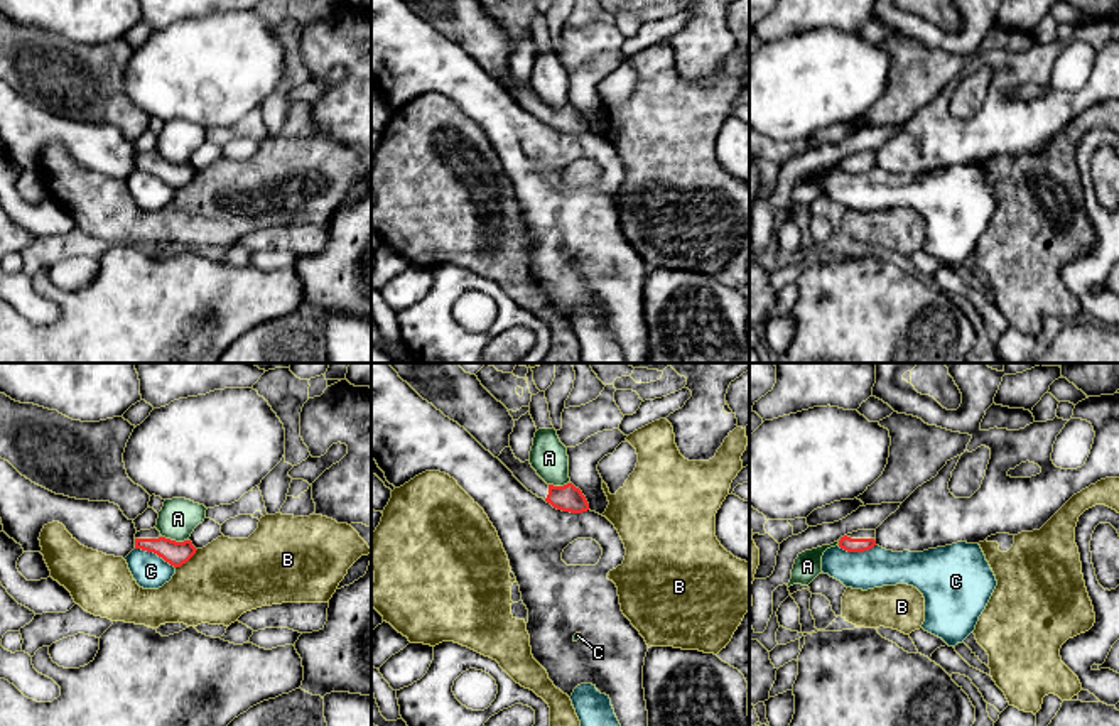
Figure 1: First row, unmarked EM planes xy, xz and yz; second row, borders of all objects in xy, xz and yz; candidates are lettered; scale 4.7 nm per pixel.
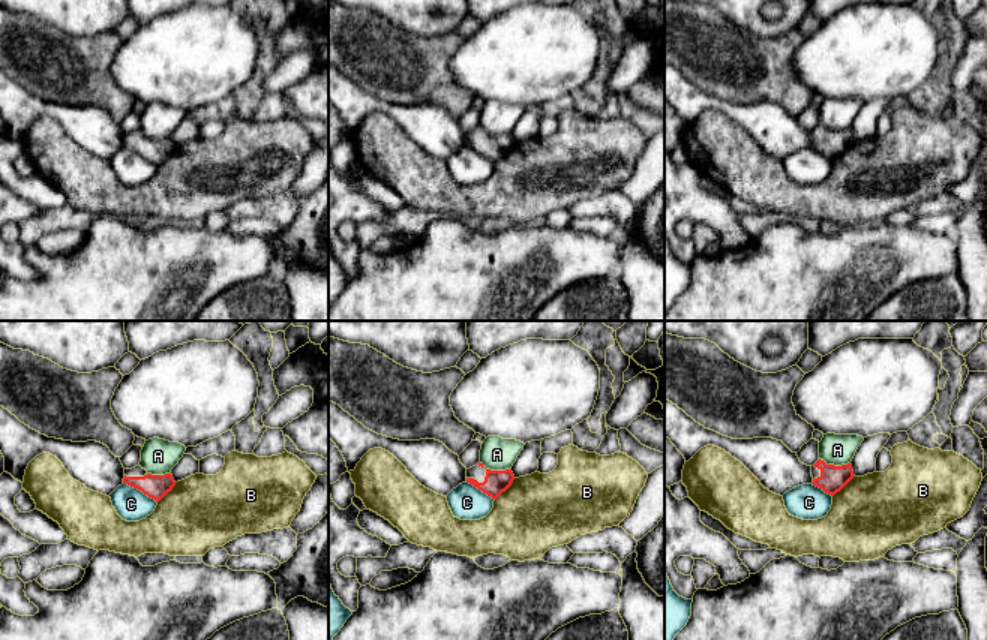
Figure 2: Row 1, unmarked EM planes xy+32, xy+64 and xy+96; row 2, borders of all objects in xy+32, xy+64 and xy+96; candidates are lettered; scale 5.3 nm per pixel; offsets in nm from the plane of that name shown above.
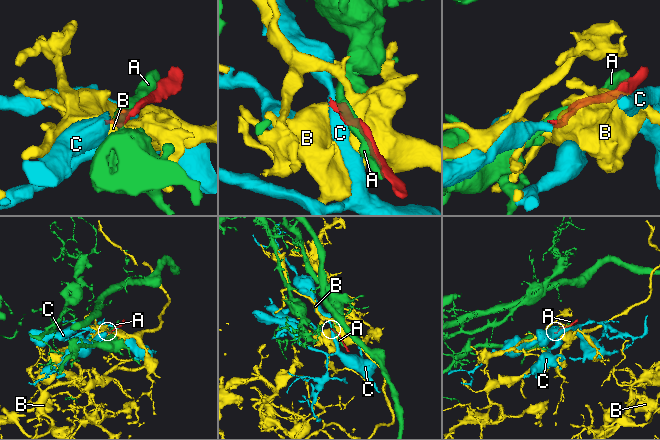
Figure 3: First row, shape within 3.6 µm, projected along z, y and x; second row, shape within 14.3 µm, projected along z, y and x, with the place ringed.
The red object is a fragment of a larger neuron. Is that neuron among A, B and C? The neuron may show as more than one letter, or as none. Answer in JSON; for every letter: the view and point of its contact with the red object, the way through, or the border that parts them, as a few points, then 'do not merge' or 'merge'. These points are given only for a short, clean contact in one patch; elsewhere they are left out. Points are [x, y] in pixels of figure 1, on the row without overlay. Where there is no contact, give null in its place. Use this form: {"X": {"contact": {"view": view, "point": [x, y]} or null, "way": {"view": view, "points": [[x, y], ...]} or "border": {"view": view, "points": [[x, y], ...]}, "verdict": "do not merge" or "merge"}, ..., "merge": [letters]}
{"A": {"contact": {"view": "xy", "point": [174, 162]}, "verdict": "do not merge"}, "B": {"contact": {"view": "xy", "point": [186, 183]}, "border": {"view": "xy", "points": [[198, 171], [176, 189]]}, "verdict": "do not merge"}, "C": {"contact": {"view": "xy", "point": [156, 174]}, "border": {"view": "xy", "points": [[135, 169], [156, 174], [174, 189]]}, "verdict": "do not merge"}, "merge": []}

